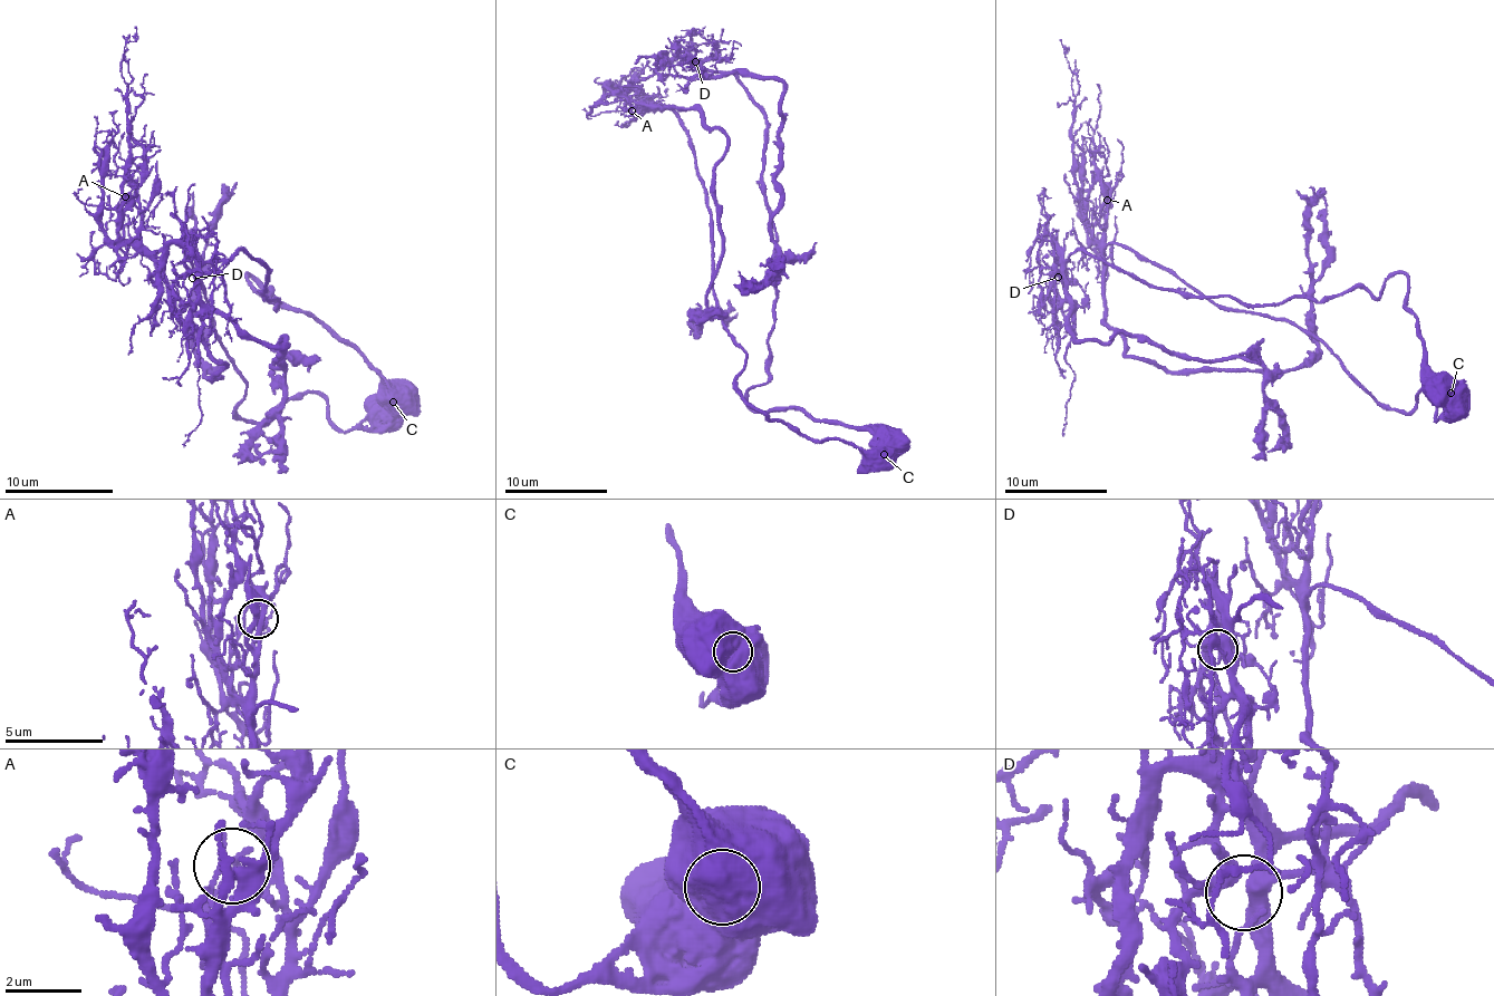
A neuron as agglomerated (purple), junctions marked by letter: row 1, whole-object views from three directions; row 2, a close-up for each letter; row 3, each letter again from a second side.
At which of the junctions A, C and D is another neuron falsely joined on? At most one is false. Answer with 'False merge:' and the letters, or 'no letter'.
False merge: C

